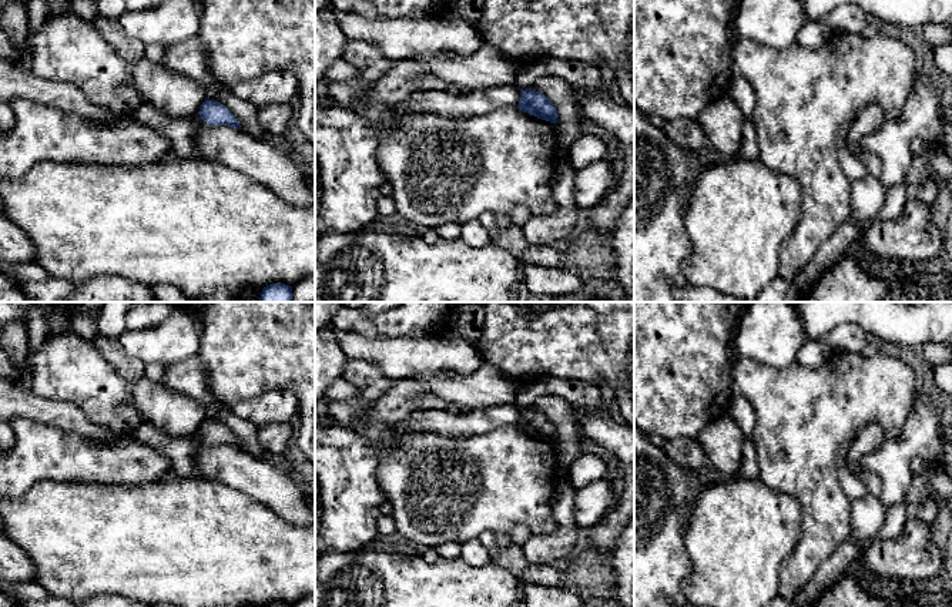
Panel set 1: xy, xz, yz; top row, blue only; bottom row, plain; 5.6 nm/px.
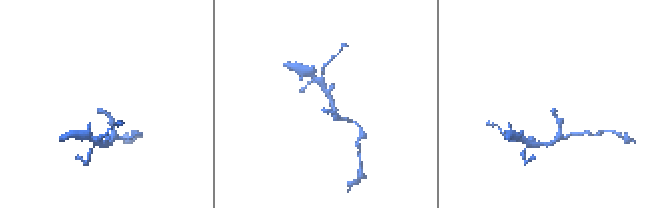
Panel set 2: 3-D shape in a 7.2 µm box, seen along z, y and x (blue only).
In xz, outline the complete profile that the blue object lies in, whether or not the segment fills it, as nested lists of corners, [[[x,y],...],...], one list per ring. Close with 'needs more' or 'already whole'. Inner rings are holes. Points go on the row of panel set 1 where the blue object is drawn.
[[[524,88],[520,91],[520,101],[517,107],[523,113],[527,113],[537,118],[550,121],[553,124],[557,123],[559,115],[556,105],[544,94],[532,88]]]; already whole

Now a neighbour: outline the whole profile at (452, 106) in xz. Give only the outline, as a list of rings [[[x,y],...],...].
[[[519,85],[477,88],[465,95],[442,90],[422,90],[398,103],[386,121],[393,128],[408,113],[433,113],[439,117],[463,120],[482,115],[502,105],[517,105],[520,91]]]

